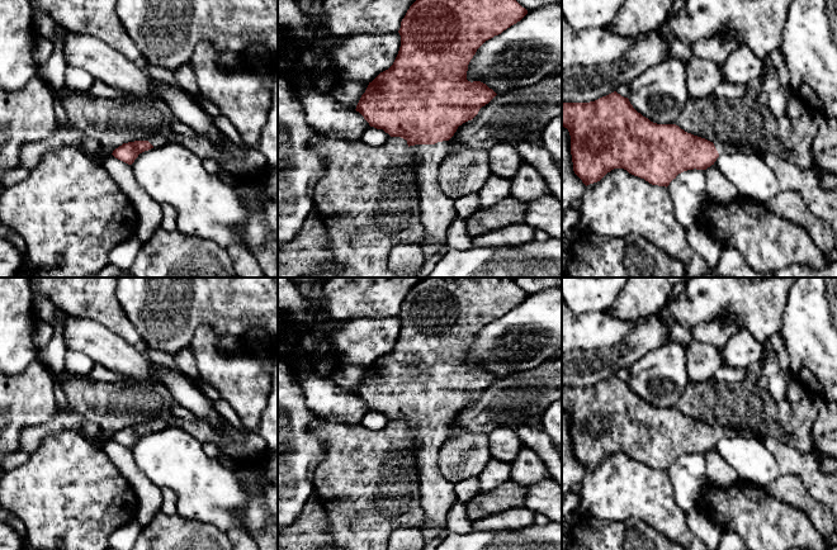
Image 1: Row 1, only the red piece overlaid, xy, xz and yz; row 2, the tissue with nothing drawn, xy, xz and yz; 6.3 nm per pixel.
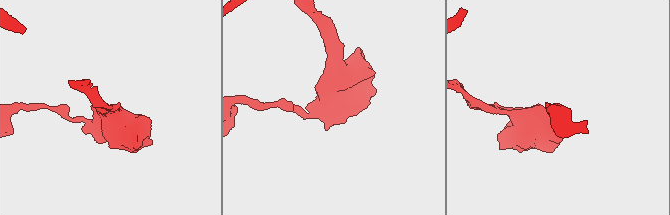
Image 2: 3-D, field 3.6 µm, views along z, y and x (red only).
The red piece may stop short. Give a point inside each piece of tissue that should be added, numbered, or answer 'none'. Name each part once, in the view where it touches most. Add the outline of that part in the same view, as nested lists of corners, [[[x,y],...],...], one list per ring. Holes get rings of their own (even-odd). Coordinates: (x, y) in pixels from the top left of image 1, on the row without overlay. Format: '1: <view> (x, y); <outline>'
1: xz (438, 496); [[[448,425],[435,428],[415,428],[407,432],[416,445],[421,506],[429,522],[421,528],[424,546],[446,530],[448,511],[457,502],[454,485],[441,476],[436,465],[440,447],[448,440],[448,433]]]

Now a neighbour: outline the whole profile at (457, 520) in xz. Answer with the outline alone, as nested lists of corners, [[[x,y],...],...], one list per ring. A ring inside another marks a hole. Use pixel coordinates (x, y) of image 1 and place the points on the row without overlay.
[[[457,501],[448,511],[445,527],[449,532],[467,534],[472,531],[473,521],[468,517],[467,503]]]

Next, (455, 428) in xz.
[[[457,416],[448,426],[449,426],[448,438],[454,438],[467,431],[460,423],[460,421],[457,418]]]

